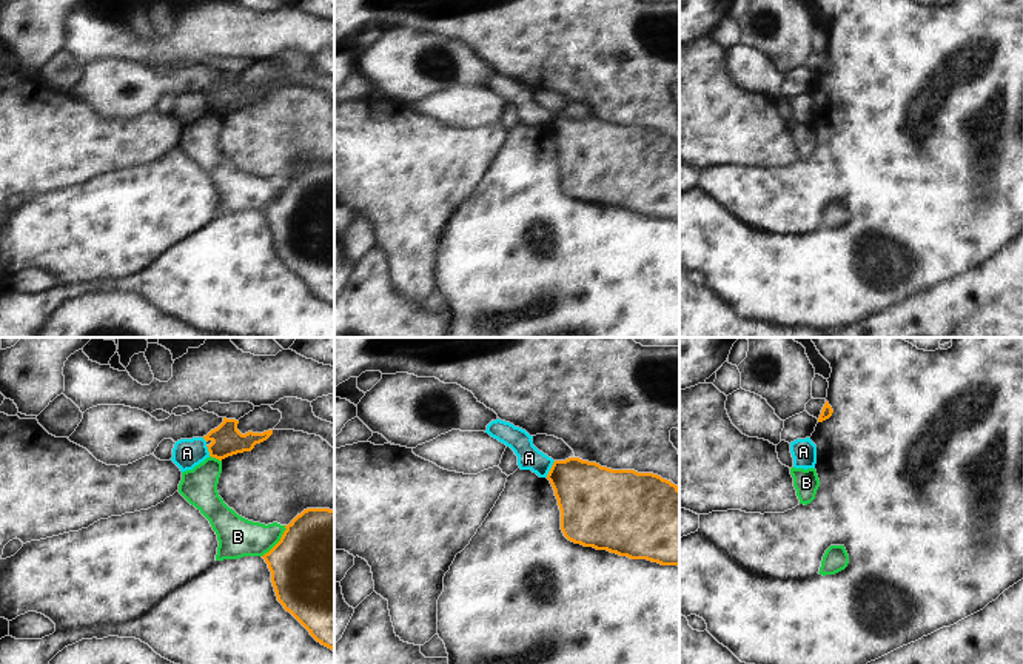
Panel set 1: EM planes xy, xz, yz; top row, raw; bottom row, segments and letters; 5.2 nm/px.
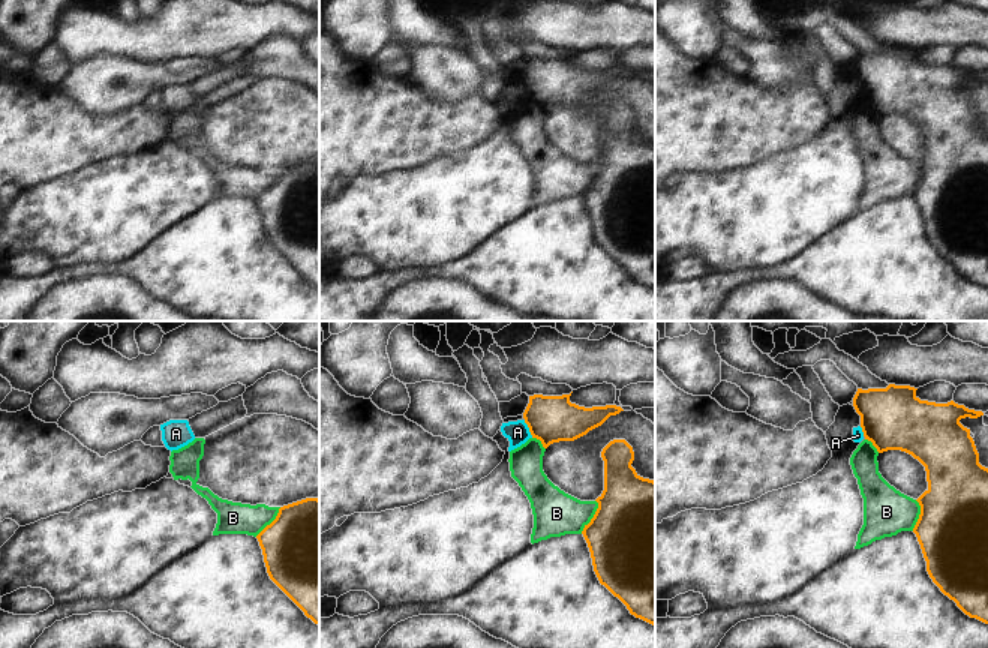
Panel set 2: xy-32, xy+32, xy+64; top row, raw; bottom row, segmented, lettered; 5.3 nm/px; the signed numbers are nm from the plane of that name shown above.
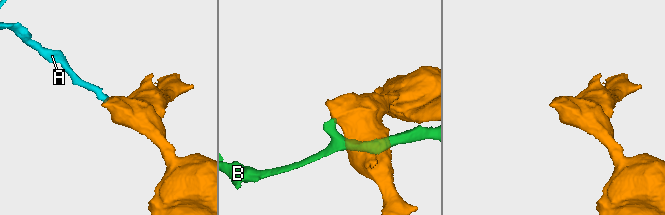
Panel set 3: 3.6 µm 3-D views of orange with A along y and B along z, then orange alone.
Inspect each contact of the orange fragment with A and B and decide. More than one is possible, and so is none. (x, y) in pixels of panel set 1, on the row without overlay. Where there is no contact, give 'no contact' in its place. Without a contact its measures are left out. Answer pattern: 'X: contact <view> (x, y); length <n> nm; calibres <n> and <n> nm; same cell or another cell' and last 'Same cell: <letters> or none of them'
A: contact xz (550, 124); length 100 nm; calibres 340 and 130 nm; another cell
B: contact xy (279, 196); length 200 nm; calibres 500 and 200 nm; another cell
Same cell: none of them

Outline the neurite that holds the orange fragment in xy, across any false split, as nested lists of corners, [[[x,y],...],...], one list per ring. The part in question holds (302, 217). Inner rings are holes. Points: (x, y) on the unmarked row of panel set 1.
[[[307,163],[262,213],[271,226],[277,256],[322,300],[334,307],[334,165]]]

